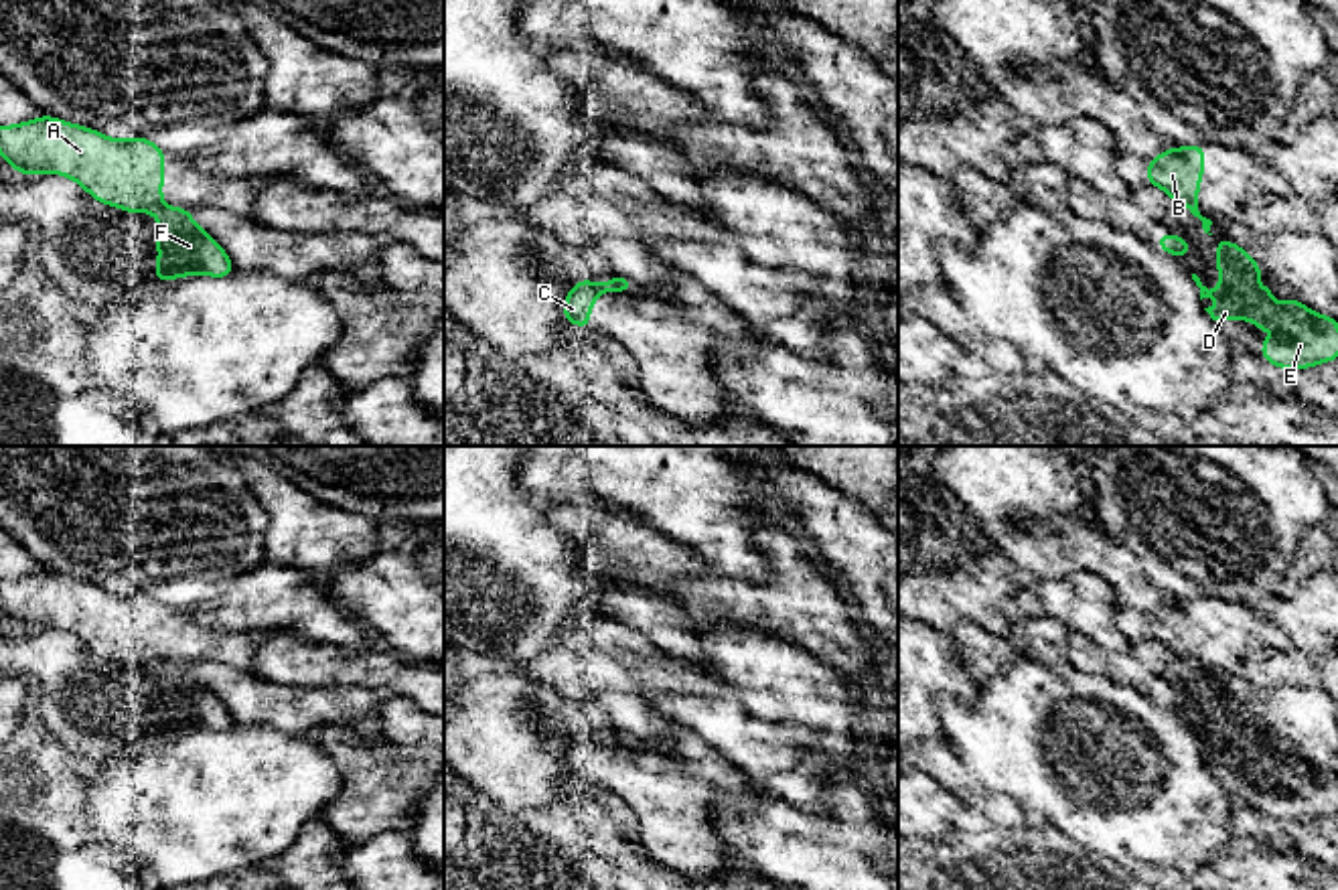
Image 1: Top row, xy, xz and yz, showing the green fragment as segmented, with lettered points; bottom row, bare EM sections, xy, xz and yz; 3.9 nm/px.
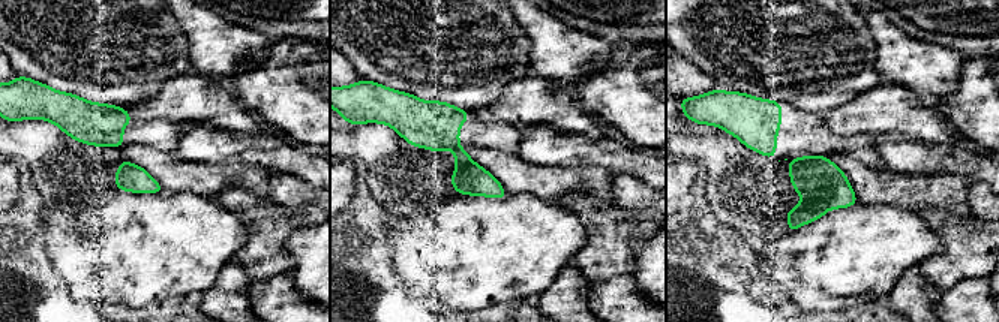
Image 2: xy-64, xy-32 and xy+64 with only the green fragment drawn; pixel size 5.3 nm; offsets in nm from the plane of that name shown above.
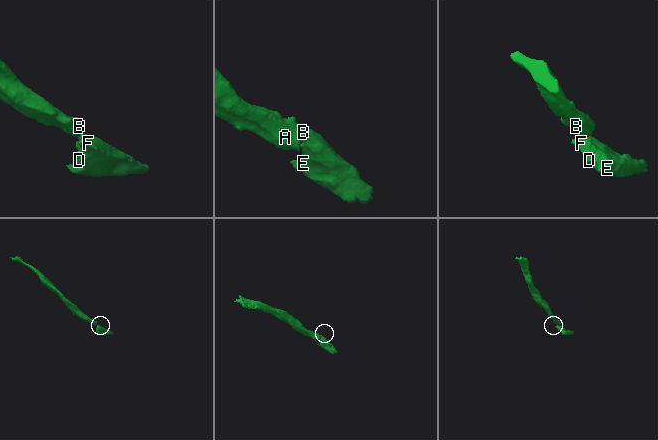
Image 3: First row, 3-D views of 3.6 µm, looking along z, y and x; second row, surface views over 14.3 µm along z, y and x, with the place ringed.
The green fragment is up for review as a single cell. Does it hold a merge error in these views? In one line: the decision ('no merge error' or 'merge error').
merge error

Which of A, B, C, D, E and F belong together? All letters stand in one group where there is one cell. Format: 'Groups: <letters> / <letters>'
Groups: A B C / D E F

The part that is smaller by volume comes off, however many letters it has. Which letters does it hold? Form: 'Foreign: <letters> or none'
Foreign: D, E, F

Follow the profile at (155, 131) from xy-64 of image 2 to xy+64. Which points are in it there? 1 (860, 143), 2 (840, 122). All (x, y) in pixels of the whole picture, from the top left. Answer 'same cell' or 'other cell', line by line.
1: same cell
2: other cell

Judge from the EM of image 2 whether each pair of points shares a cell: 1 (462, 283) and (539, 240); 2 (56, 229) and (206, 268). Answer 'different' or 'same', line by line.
1: same
2: same

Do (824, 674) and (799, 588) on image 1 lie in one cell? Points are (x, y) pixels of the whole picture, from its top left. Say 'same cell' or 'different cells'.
different cells

